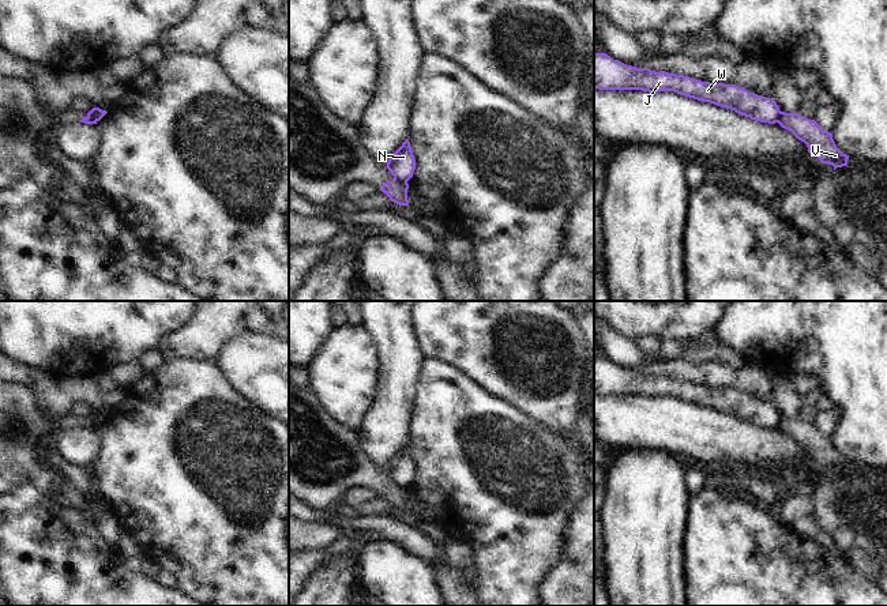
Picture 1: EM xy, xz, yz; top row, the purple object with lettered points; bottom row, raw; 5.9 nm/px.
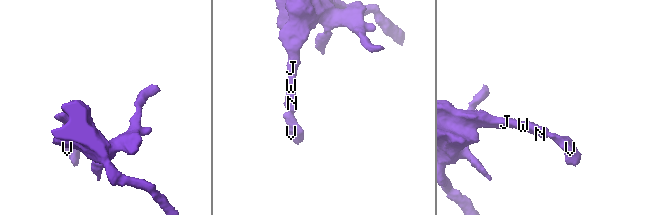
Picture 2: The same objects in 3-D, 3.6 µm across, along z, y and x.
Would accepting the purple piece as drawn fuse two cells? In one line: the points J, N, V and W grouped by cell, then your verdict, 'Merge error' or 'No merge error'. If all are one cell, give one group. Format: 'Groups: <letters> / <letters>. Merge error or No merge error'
Groups: J N W / V. Merge error.

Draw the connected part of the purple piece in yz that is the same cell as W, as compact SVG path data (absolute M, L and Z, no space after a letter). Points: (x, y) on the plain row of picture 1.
M594 358L594 394L642 395L649 398L674 396L768 429L778 428L781 419L773 403L749 398L744 392L702 387L665 376L655 377L650 373L636 373L613 365L606 358Z

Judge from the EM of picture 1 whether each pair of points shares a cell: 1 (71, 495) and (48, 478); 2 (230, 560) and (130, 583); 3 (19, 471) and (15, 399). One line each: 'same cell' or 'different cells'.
1: same cell
2: different cells
3: same cell

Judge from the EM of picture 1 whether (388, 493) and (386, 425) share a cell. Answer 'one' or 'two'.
two

